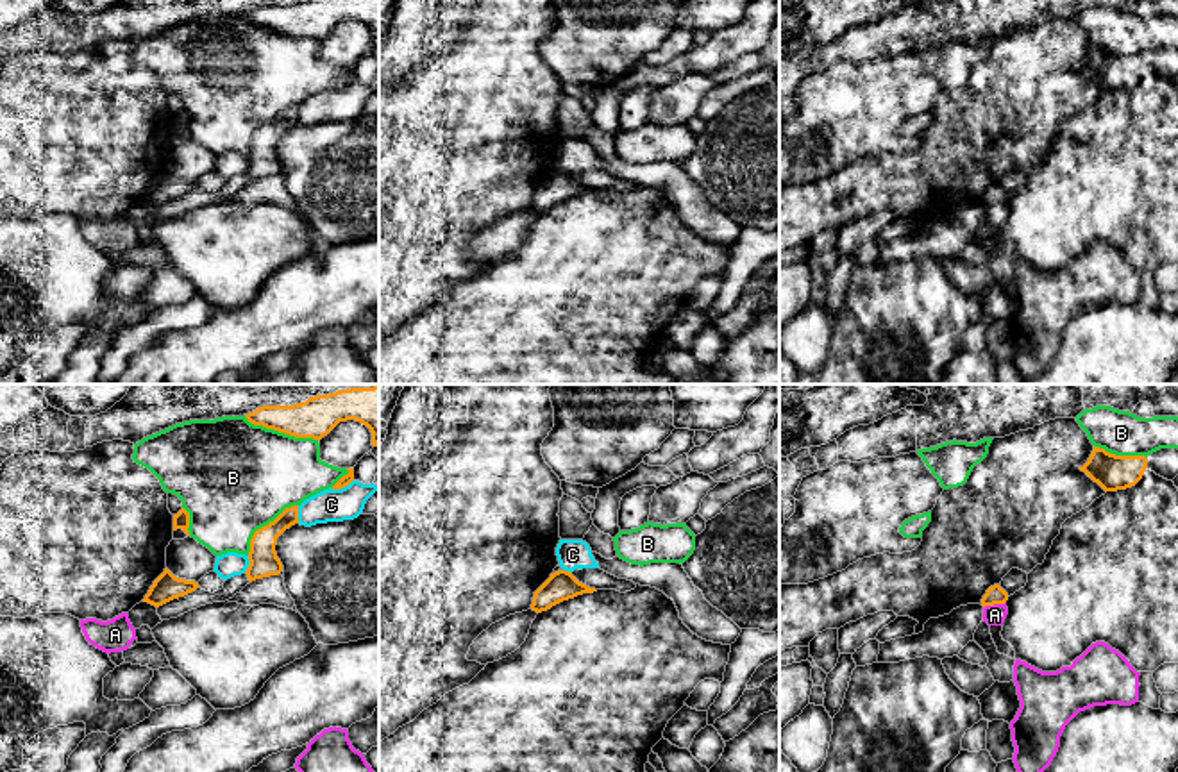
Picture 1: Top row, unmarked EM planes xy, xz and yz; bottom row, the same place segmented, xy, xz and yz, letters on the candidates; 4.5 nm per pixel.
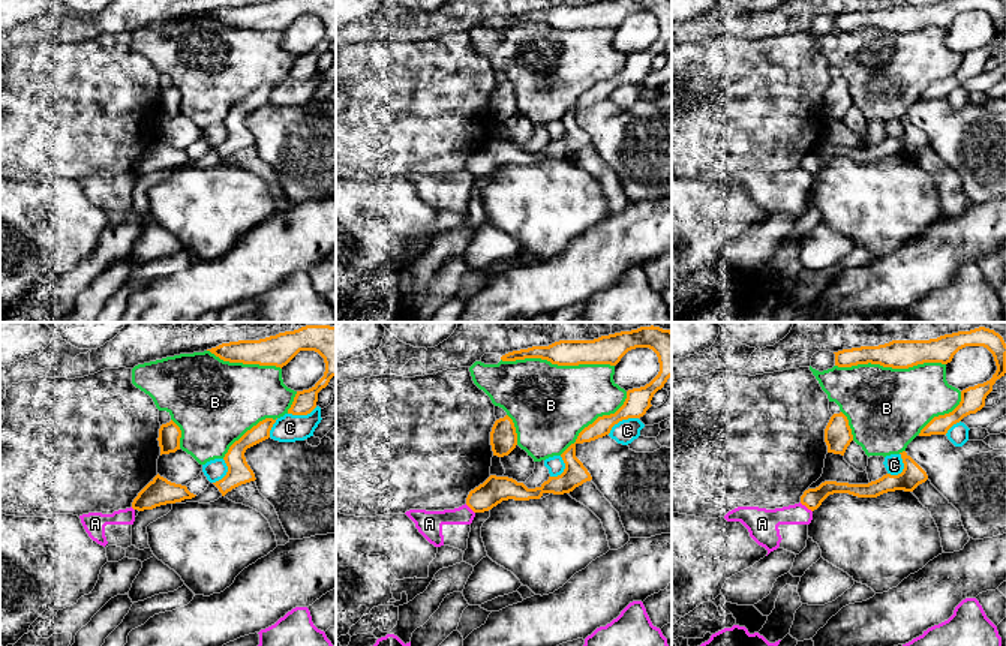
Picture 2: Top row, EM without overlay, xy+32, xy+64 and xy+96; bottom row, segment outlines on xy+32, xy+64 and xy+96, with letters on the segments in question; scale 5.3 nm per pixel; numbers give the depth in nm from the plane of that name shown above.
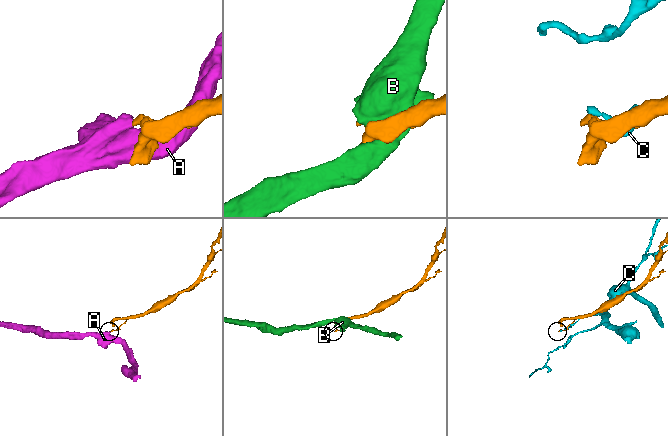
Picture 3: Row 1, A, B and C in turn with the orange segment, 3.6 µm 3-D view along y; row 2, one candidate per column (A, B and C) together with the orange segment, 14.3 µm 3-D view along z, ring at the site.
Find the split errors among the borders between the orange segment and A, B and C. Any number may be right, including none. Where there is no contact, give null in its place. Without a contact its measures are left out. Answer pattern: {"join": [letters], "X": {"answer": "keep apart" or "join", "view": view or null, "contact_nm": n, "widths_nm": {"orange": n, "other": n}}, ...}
{"join": [], "A": {"answer": "keep apart", "view": "yz", "contact_nm": 110, "widths_nm": {"orange": 80, "other": 100}}, "B": {"answer": "keep apart", "view": "xy", "contact_nm": 360, "widths_nm": {"orange": 180, "other": 460}}, "C": {"answer": "keep apart", "view": "xy", "contact_nm": 110, "widths_nm": {"orange": 50, "other": 140}}}

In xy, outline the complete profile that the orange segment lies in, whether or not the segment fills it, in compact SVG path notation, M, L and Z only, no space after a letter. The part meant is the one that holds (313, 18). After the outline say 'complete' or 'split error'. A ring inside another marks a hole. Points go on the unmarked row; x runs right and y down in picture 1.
M306 0L293 5L263 5L245 16L254 25L318 41L340 21L356 20L370 29L372 45L379 45L379 0Z | complete

